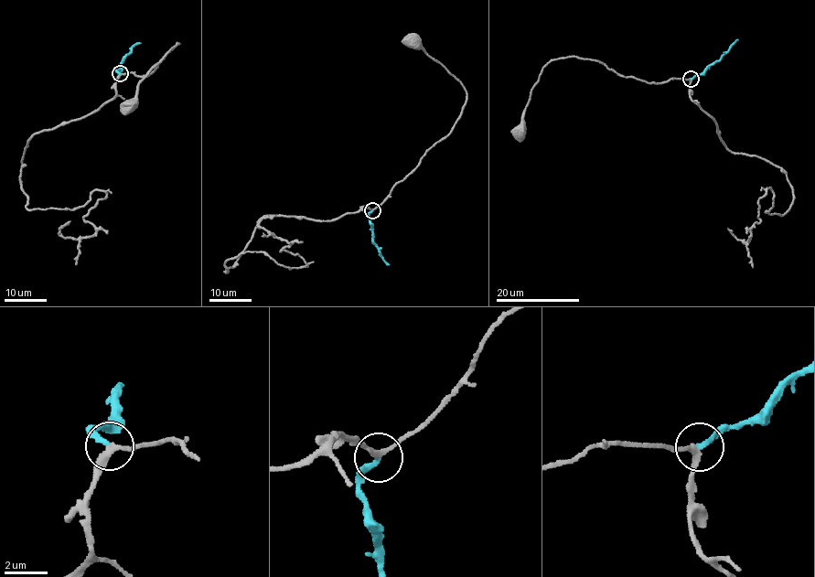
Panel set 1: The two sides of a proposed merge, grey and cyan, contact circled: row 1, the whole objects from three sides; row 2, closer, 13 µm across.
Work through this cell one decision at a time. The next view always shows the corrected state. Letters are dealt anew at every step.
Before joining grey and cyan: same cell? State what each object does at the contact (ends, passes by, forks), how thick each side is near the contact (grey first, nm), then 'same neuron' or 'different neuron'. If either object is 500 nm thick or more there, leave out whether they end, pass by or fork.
grey passes by | cyan ends | 240/240 nm | same neuron

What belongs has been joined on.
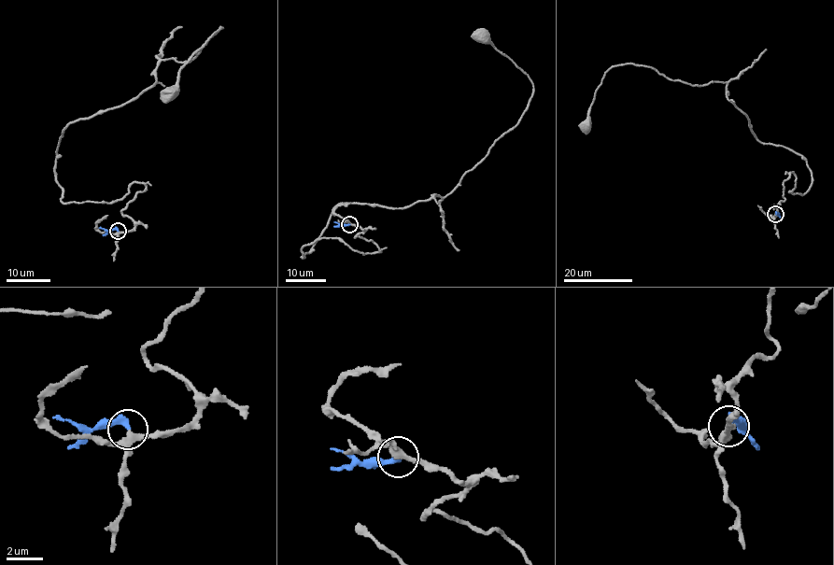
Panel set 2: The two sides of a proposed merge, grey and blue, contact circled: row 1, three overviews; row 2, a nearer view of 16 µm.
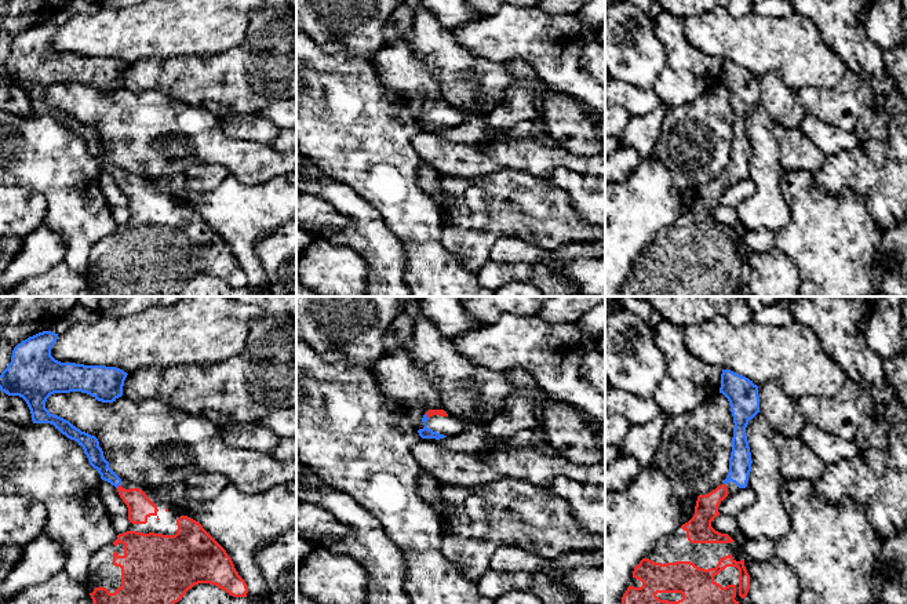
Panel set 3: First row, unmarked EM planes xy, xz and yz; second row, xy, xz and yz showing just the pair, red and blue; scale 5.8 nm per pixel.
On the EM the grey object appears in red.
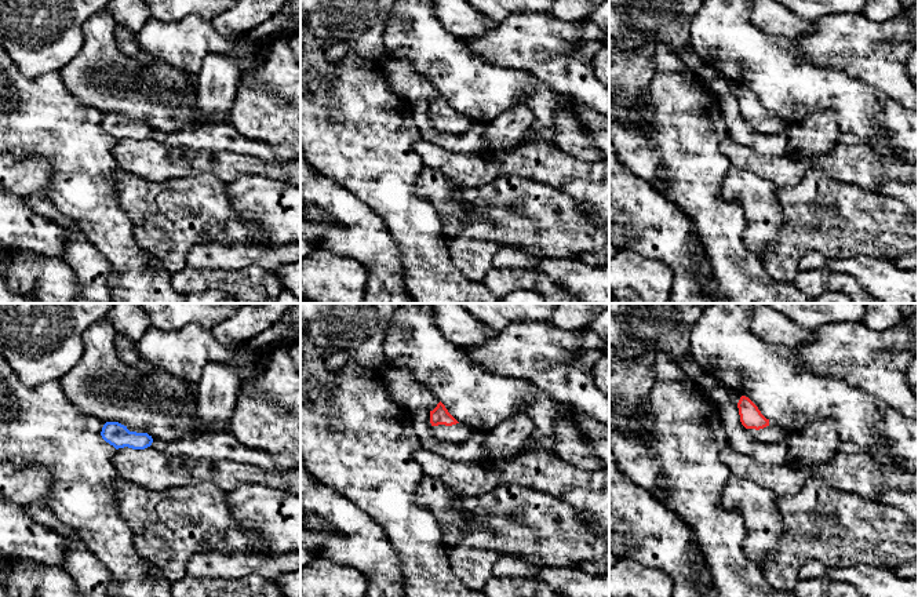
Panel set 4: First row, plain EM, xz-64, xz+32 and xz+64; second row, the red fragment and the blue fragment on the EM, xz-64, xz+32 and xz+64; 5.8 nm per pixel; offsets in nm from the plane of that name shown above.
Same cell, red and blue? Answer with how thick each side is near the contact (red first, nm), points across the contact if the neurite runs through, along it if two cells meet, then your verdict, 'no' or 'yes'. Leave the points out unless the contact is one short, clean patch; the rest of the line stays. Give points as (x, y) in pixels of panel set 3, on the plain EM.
calibres 50 and 60 nm; way xz (430, 104), (427, 108), (425, 124); yes

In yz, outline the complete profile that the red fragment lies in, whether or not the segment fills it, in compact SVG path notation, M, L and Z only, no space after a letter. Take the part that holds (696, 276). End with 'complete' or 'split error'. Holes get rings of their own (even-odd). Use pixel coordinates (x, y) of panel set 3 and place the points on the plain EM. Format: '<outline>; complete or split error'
M725 175L699 186L693 208L667 229L656 233L634 258L622 296L737 296L750 280L750 266L740 240L728 226L715 222L711 212L728 188Z; split error

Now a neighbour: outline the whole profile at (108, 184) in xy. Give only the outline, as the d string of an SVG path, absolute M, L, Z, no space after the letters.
M102 171L99 178L99 188L110 207L128 205L127 196L120 189L117 179L110 174Z

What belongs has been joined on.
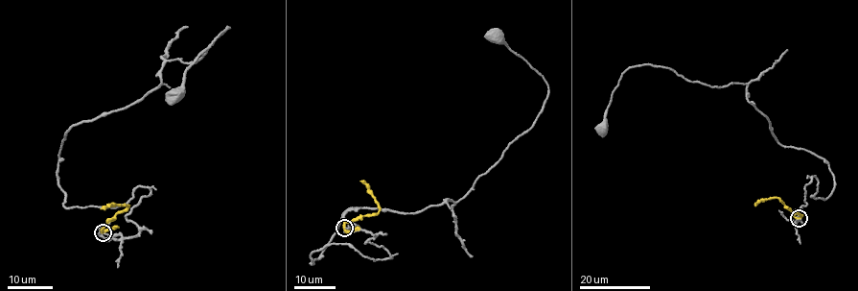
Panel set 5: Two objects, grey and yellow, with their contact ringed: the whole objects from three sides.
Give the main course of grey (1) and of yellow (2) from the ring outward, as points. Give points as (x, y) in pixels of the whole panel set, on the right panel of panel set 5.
1: (800, 218), (811, 179), (811, 196), (824, 199), (833, 174), (777, 141), (746, 84), (628, 66), (602, 129)
2: (800, 218), (776, 197), (759, 200), (756, 206)

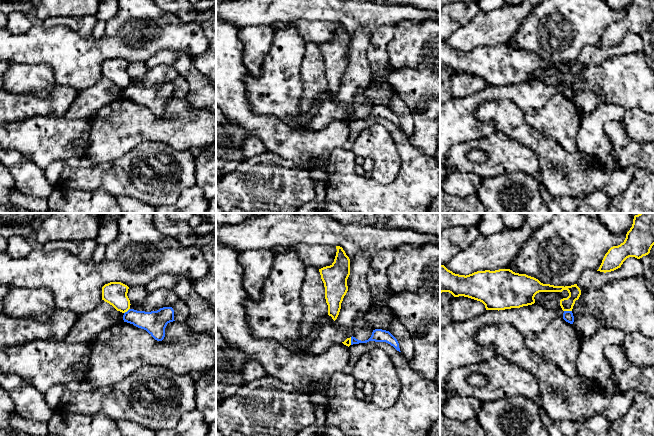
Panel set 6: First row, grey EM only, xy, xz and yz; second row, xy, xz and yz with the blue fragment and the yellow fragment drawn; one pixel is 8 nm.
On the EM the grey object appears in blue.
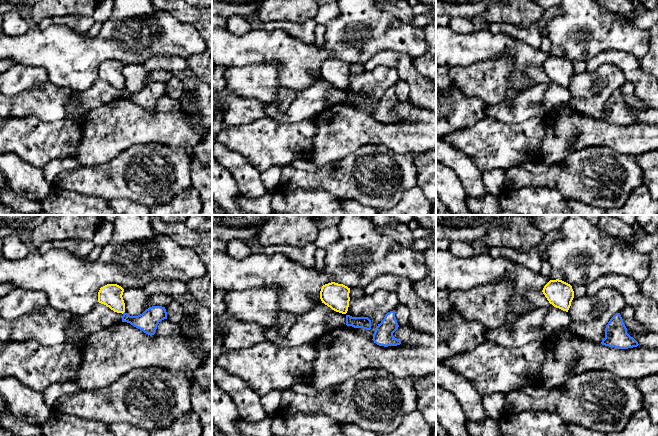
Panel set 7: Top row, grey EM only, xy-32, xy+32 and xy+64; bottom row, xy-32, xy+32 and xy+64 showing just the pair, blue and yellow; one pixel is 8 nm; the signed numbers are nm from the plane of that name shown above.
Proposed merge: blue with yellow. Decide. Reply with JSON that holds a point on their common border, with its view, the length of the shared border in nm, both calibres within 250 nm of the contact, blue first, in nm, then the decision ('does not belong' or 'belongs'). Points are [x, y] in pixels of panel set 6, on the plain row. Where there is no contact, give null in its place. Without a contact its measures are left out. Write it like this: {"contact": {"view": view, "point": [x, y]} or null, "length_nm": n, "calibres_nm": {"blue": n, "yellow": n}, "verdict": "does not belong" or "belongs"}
{"contact": {"view": "yz", "point": [568, 87]}, "length_nm": 60, "calibres_nm": {"blue": 80, "yellow": 100}, "verdict": "does not belong"}

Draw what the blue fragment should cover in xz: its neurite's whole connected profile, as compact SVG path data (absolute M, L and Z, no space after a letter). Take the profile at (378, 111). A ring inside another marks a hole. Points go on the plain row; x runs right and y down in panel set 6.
M382 105L373 106L371 113L365 117L358 116L353 112L351 113L351 121L359 119L367 119L369 117L386 118L391 122L393 122L397 127L401 128L397 115L389 107L386 106Z

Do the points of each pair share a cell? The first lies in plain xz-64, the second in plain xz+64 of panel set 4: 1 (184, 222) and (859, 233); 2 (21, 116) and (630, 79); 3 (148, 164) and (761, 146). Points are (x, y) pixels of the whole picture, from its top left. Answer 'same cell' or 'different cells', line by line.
1: same cell
2: different cells
3: different cells

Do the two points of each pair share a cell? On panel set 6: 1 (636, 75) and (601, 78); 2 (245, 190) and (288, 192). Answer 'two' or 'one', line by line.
1: one
2: one

